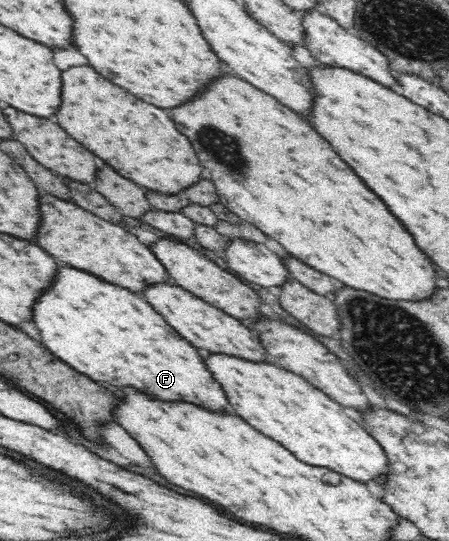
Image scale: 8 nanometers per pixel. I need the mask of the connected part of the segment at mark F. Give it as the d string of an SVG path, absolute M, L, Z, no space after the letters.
M62 265L54 286L38 300L34 324L50 352L94 382L104 382L121 391L128 388L140 390L159 403L188 402L210 412L234 413L225 388L210 371L203 351L182 338L157 309L137 292Z

